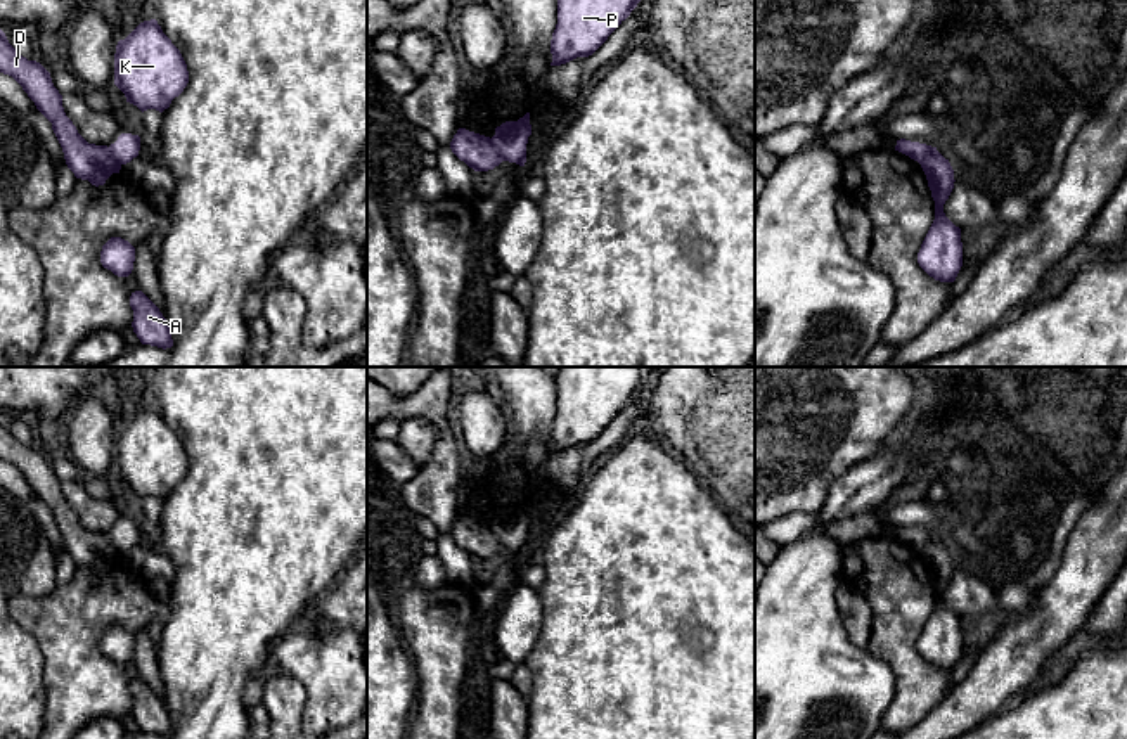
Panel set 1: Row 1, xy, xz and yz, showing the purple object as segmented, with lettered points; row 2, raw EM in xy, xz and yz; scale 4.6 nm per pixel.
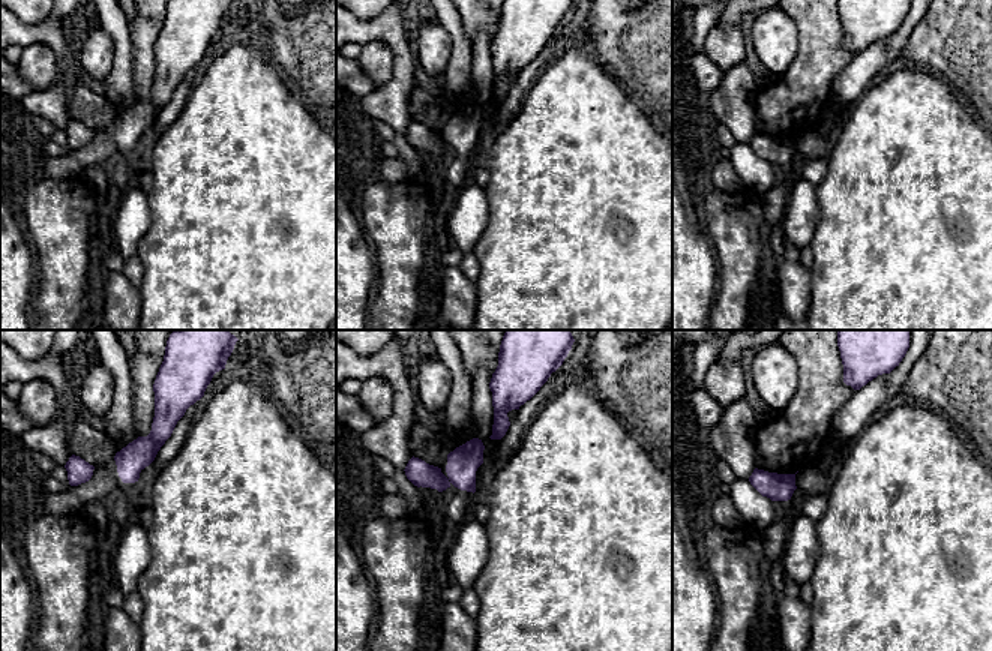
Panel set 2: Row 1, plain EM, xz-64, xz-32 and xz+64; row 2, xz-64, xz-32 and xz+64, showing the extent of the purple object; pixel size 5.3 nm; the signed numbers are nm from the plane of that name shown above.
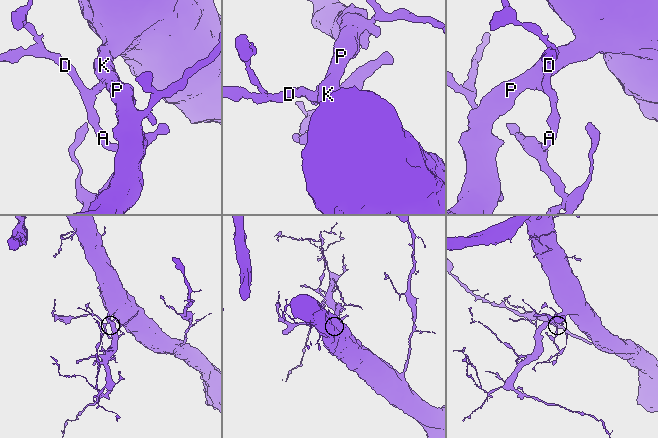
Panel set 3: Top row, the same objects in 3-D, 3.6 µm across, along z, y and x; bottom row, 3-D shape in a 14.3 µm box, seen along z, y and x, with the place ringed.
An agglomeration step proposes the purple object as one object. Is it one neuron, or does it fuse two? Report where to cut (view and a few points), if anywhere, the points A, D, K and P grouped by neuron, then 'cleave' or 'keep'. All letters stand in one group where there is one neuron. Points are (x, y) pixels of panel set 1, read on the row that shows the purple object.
cut in xz along (490, 139), (504, 160); A D / K P; cleave

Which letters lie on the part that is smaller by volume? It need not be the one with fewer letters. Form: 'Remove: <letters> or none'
Remove: A, D

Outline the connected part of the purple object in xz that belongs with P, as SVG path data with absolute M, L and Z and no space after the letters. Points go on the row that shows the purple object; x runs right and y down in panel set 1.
M557 0L551 66L592 55L641 0Z

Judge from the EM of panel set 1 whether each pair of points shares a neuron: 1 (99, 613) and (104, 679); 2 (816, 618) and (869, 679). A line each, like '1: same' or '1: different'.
1: same
2: same

